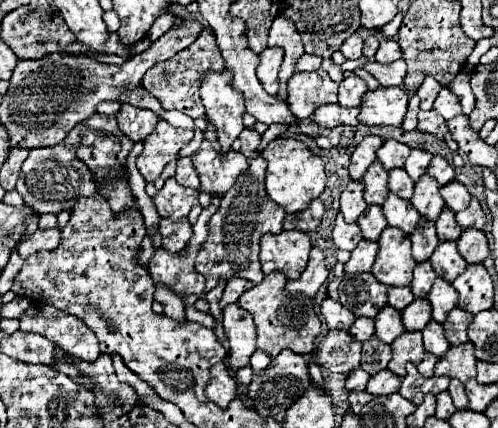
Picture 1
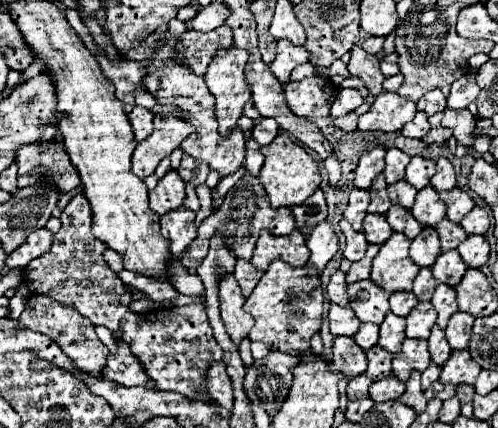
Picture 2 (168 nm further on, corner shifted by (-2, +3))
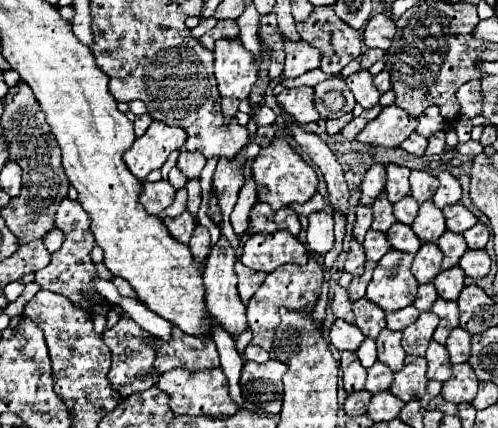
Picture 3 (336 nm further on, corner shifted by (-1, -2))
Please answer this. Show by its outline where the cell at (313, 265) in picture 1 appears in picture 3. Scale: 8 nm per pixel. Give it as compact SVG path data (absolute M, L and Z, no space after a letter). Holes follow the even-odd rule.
M325 206L309 216L307 246L315 256L325 256L333 248L333 212Z

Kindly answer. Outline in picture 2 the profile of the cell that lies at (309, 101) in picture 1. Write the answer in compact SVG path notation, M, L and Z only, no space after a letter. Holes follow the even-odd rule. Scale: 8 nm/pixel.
M322 75L306 77L302 81L290 81L284 85L284 93L290 111L306 119L328 115L332 103L338 97L336 85Z

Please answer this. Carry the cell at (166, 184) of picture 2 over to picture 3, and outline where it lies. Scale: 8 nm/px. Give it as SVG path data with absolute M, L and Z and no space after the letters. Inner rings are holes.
M167 180L143 182L143 192L139 194L139 202L143 204L143 208L155 216L163 208L167 208L173 202L173 198L175 198L175 188Z

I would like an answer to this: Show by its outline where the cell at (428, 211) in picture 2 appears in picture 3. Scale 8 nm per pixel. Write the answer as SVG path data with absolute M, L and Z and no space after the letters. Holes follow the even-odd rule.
M429 200L419 208L419 214L413 222L413 232L419 236L421 242L437 242L445 234L445 218L439 208Z

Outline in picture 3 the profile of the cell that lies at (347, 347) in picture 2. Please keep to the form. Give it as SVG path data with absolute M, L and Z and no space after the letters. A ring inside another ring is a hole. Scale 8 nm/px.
M341 352L339 366L343 370L343 388L345 388L345 392L351 394L351 392L363 390L367 370L361 366L357 354L355 352Z

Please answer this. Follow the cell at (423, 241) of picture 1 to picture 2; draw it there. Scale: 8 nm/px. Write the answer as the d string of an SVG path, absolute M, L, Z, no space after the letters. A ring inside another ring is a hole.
M424 227L420 235L410 245L410 259L418 267L432 267L436 257L440 255L440 241L434 227Z

